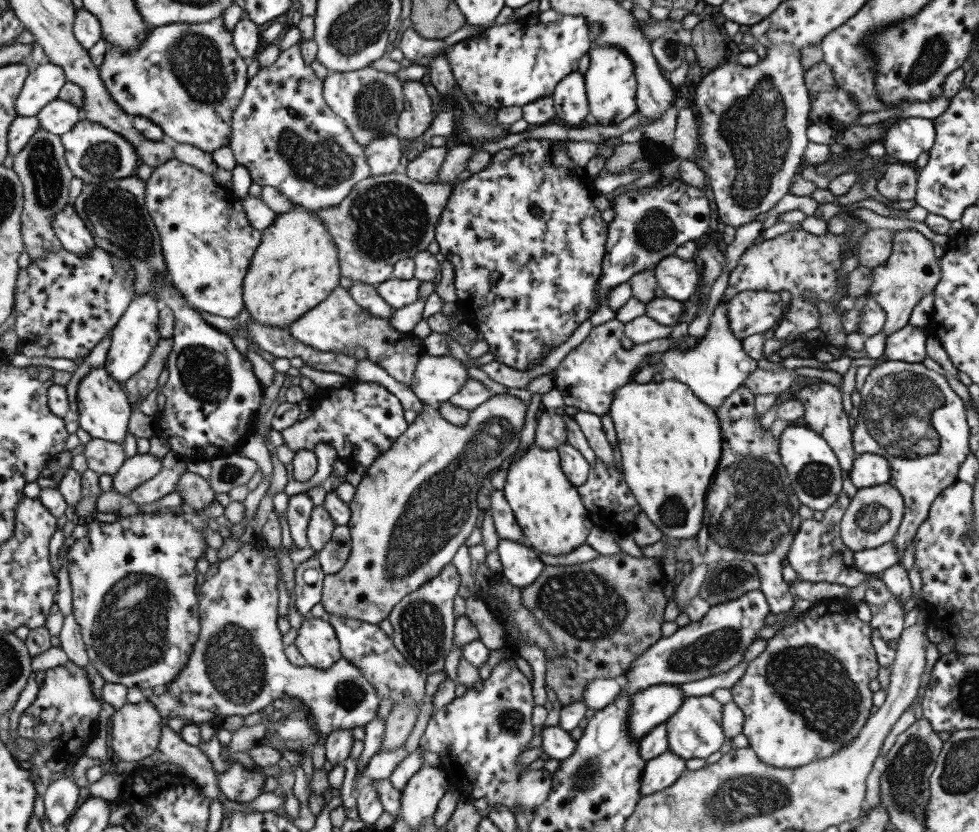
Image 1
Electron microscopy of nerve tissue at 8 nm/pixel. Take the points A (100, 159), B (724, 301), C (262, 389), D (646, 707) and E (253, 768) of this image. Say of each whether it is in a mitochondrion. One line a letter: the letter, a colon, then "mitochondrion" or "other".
A: mitochondrion
B: other
C: other
D: other
E: other

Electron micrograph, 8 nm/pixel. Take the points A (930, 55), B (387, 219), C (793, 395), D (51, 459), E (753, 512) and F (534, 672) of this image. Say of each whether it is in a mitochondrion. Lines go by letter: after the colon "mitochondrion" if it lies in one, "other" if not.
A: mitochondrion
B: mitochondrion
C: other
D: other
E: mitochondrion
F: other

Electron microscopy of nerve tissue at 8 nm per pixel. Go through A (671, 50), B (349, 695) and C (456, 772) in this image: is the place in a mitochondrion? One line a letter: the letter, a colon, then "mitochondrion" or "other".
A: mitochondrion
B: mitochondrion
C: other

